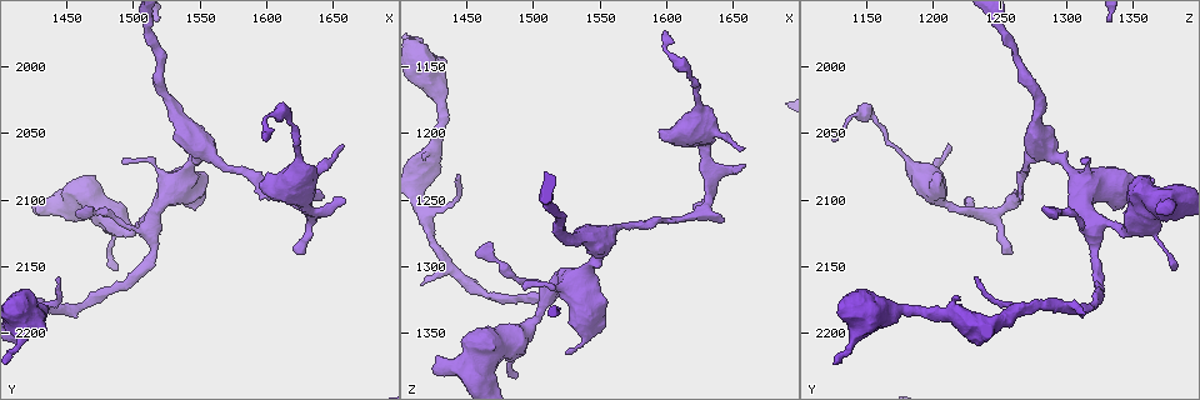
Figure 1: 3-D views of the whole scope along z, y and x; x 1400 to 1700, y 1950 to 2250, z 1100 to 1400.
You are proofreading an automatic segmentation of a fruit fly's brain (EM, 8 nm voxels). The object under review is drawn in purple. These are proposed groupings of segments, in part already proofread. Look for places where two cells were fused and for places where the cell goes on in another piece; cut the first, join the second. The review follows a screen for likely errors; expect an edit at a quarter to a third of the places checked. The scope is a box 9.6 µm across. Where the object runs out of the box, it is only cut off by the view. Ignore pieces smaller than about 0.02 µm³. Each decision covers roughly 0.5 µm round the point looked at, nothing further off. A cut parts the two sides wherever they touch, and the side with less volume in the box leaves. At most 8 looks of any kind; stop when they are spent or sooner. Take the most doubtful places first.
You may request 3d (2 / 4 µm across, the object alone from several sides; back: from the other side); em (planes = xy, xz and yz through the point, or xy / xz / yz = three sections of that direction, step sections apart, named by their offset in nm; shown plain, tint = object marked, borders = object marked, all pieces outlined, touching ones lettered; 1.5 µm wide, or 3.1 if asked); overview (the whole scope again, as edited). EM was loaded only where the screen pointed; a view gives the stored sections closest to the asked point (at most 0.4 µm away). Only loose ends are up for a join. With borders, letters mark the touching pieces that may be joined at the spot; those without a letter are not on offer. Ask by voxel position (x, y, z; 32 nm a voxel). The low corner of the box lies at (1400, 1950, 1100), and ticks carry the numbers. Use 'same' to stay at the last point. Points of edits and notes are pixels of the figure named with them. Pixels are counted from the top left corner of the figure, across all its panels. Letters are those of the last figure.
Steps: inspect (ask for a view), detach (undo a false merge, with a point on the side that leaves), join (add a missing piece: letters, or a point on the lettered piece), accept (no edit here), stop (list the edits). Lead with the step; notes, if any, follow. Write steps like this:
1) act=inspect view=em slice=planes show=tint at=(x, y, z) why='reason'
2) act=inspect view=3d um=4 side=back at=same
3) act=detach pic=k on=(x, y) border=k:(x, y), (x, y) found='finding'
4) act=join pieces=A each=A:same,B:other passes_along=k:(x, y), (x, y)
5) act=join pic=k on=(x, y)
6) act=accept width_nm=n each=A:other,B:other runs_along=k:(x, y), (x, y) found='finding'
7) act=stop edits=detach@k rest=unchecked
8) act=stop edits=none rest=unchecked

act=inspect view=em slice=xy step=8 show=borders at=(1658, 2100, 1222) why='branch stops here'

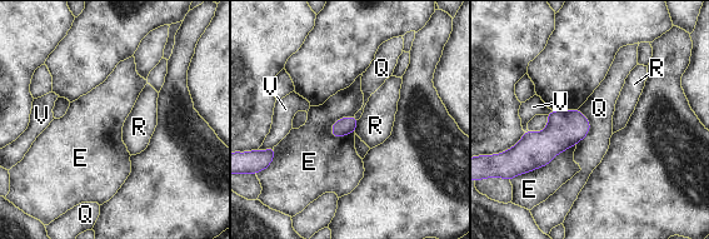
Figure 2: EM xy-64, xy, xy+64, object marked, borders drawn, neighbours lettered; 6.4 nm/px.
act=inspect view=em slice=planes show=borders at=same why='another direction'

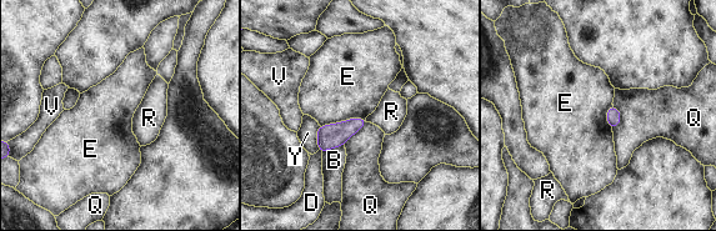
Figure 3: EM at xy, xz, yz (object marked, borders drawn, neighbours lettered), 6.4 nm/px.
act=accept each=B:other,D:other,E:other,Q:other,R:other,V:other,Y:other border=3:(365, 117), (349, 117), (320, 126) found='no lettered piece goes on from it'

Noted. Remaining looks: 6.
act=inspect view=em slice=planes show=plain at=(1628, 2138, 1258) why='an open end'

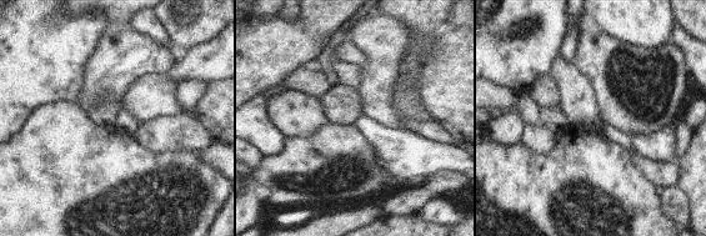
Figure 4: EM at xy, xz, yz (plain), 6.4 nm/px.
act=inspect view=em slice=planes show=borders at=same why='what lies round it'

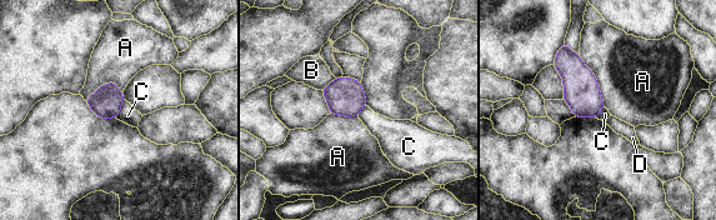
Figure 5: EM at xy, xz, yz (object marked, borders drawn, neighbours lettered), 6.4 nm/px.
act=accept width_nm=200 each=A:other,B:other,C:other,D:other found='no lettered piece goes on from it'

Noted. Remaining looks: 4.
act=inspect view=3d um=4 at=(1524, 2100, 1310) why='calibre changes'

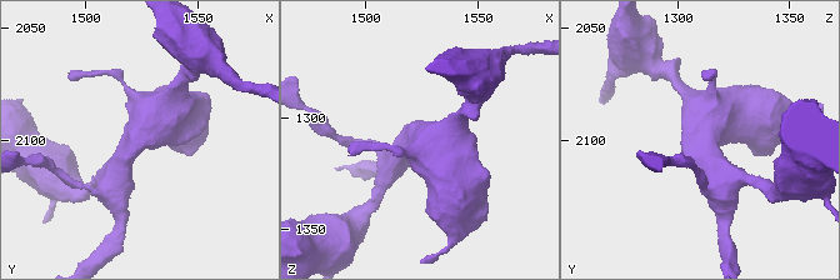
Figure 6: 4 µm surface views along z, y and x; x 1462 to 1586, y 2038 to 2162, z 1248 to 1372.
act=inspect view=em slice=yz step=4 show=borders at=(1526, 2098, 1311) why='shape alone is not enough'

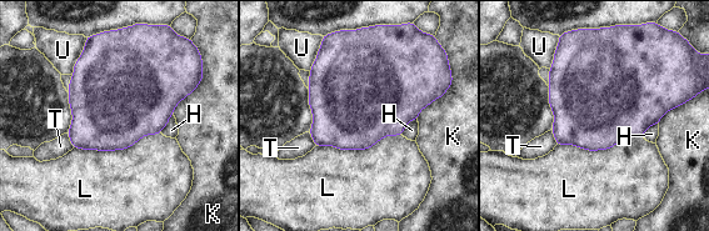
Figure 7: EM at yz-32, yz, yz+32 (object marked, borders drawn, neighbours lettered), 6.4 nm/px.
act=accept each=H:other,K:other,L:other,T:other,U:other border=7:(160, 131), (125, 149), (74, 147) found='all the same cell'

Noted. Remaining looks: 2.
act=stop edits=none rest=unchecked

